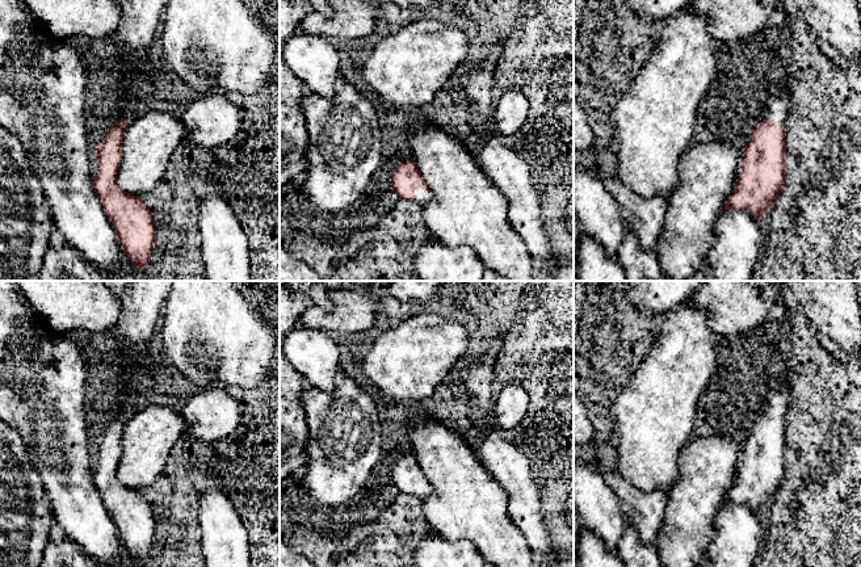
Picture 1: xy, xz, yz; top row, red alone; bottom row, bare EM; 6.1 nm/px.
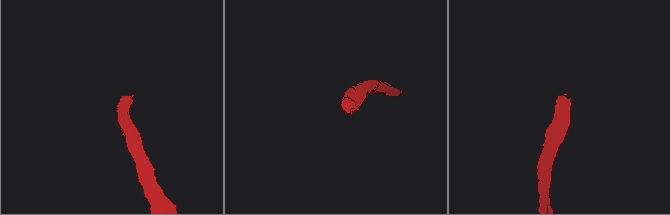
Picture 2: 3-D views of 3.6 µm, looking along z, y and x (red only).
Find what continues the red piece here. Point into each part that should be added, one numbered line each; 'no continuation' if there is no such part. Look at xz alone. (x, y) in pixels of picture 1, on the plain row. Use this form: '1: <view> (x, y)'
1: xz (421, 491)

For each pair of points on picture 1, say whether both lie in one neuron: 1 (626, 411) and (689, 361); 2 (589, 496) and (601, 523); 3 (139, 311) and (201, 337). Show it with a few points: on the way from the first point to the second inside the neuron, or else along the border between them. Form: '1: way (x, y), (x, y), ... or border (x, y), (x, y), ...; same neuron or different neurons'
1: way (642, 408), (673, 377); same neuron
2: way (596, 503), (601, 516); same neuron
3: border (168, 294), (159, 319); different neurons

